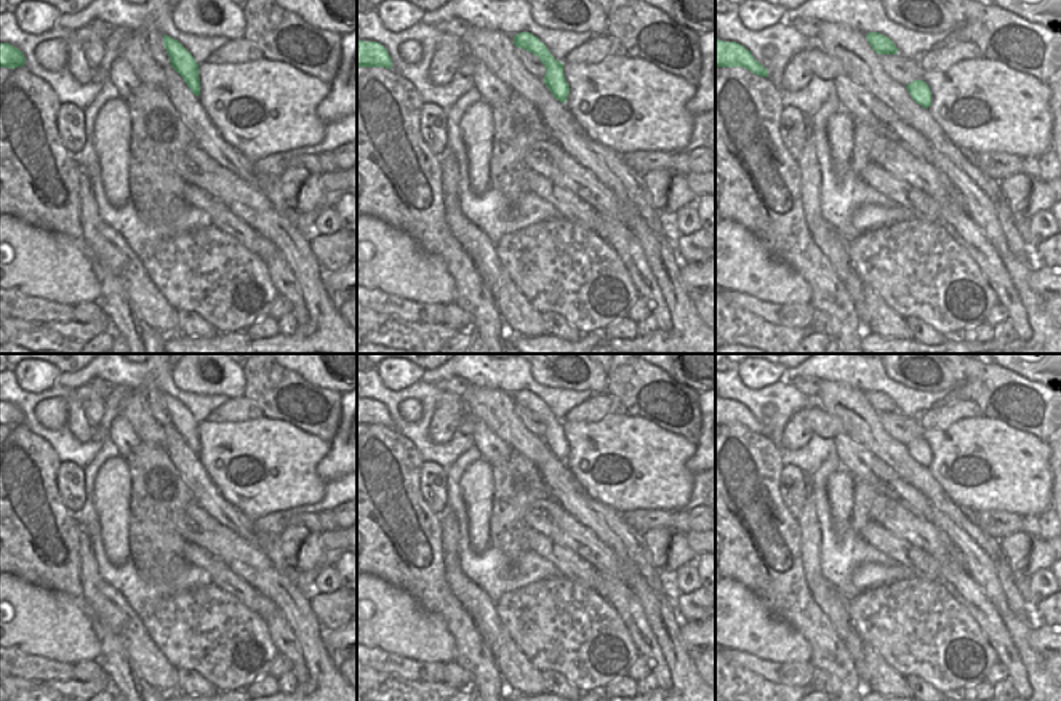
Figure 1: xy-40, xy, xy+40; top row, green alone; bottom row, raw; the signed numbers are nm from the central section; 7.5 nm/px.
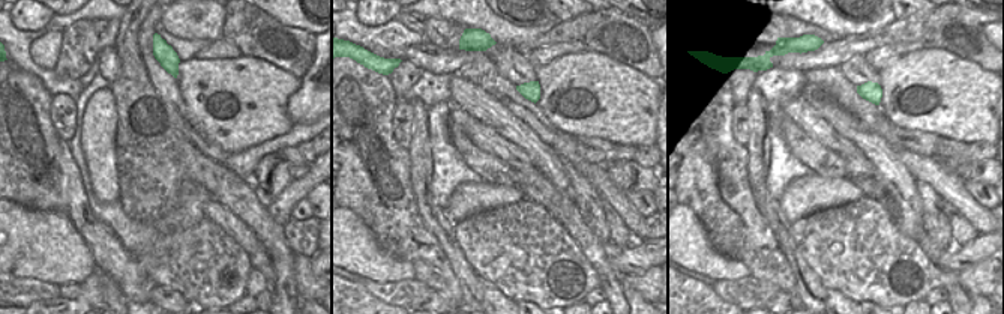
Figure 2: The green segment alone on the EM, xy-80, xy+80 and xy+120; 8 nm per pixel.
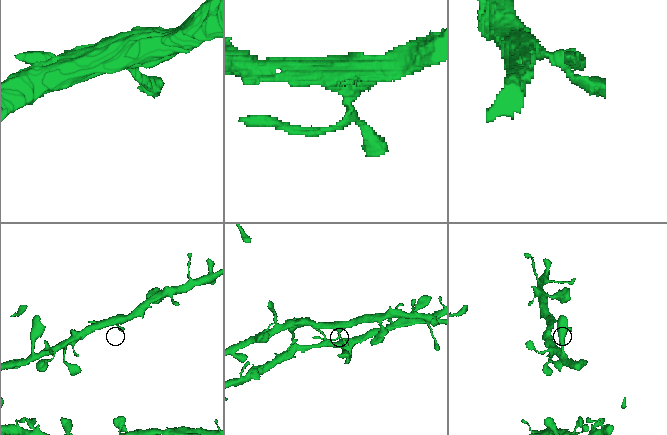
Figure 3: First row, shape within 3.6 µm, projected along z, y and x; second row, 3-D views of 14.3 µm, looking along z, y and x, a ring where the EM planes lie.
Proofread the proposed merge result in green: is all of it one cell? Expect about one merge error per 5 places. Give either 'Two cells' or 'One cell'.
One cell

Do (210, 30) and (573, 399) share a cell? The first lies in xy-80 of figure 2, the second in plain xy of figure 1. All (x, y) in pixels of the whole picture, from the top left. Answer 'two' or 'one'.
two

